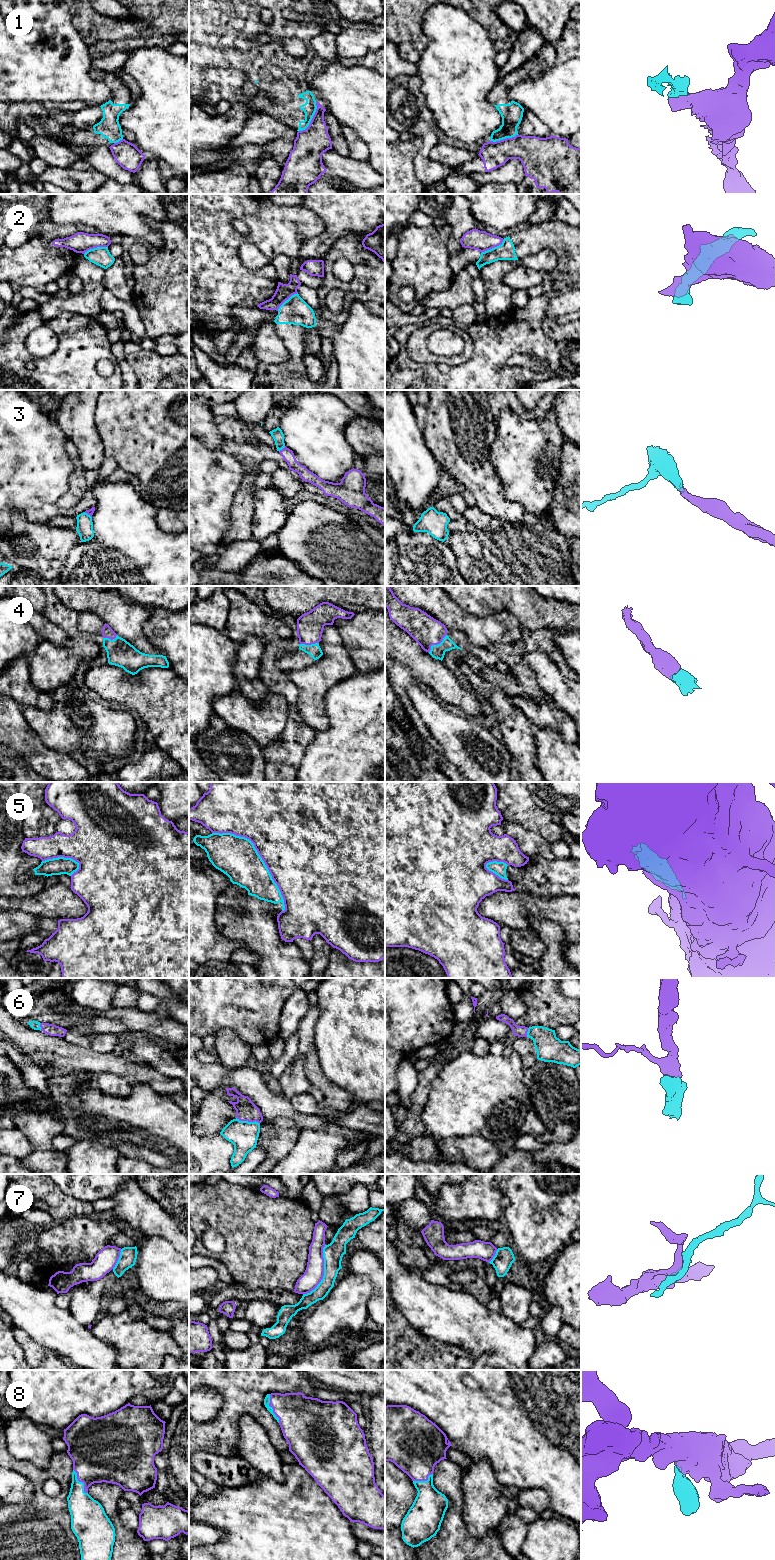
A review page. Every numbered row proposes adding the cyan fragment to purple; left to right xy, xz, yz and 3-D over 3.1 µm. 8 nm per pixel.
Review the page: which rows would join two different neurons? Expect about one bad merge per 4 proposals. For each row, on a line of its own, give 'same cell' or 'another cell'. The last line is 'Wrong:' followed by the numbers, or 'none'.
1: another cell
2: another cell
3: same cell
4: same cell
5: another cell
6: same cell
7: another cell
8: same cell
Wrong: 1, 2, 5, 7

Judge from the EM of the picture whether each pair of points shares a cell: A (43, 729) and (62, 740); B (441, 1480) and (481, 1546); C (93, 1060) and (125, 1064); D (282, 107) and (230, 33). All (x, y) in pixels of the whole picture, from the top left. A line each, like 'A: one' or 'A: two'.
A: one
B: one
C: one
D: one

